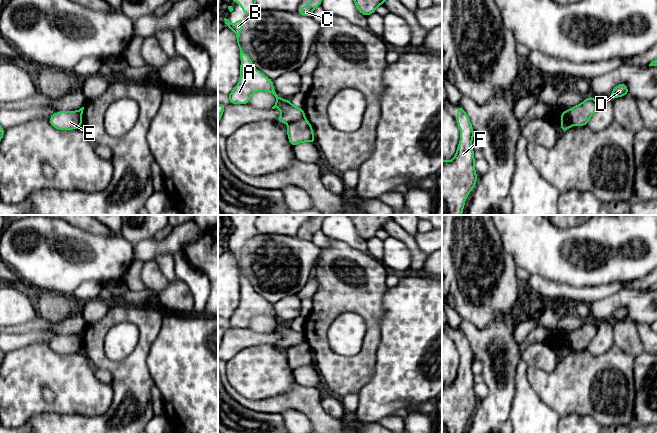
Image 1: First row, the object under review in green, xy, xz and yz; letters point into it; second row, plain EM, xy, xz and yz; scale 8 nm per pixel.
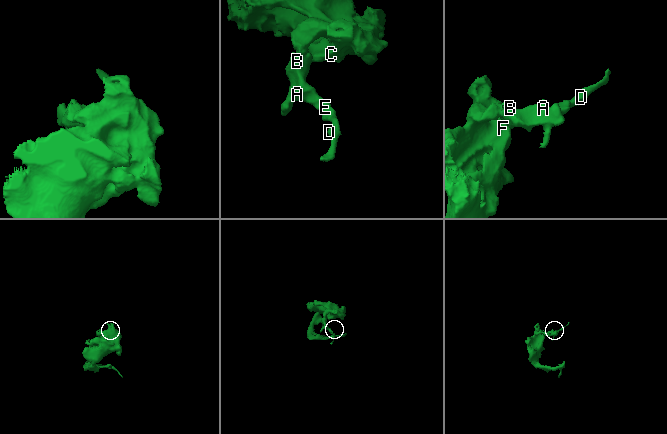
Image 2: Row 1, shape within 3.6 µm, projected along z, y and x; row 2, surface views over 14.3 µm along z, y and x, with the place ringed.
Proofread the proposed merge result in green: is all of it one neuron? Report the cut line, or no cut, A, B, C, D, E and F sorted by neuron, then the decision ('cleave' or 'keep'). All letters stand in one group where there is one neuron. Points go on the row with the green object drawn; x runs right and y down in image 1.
cut xz (304, 116), (288, 124); groups A B C E F / D; cleave

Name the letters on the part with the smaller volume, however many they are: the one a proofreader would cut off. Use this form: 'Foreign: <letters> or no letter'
Foreign: D

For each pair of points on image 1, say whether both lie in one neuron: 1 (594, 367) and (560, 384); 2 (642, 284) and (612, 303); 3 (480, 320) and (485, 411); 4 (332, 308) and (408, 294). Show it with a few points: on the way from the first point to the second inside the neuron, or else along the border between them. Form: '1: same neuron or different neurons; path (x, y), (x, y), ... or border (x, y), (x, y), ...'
1: same neuron; path (586, 375), (577, 384), (568, 384)
2: different neurons; border (623, 287), (646, 290)
3: different neurons; border (500, 315), (484, 327), (476, 327), (462, 319)
4: different neurons; border (389, 288), (383, 298), (383, 315), (379, 322)

